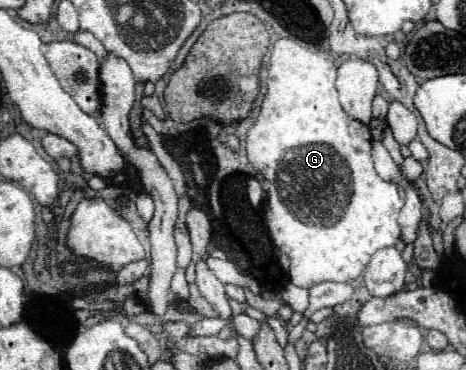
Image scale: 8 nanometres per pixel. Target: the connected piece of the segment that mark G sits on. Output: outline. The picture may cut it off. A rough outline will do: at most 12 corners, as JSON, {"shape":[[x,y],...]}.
{"shape":[[273,45],[247,133],[305,289],[359,279],[405,203],[337,65]]}

